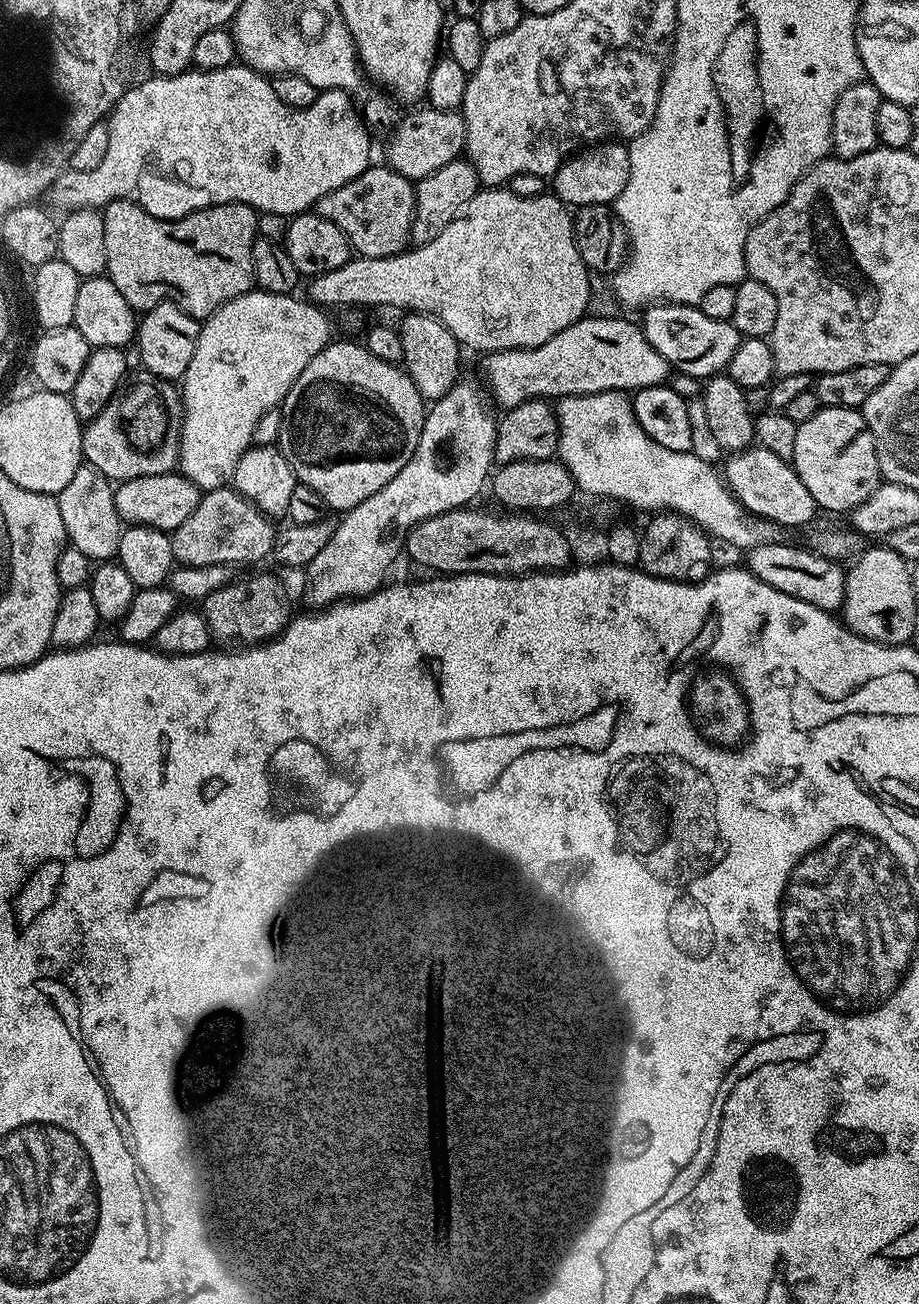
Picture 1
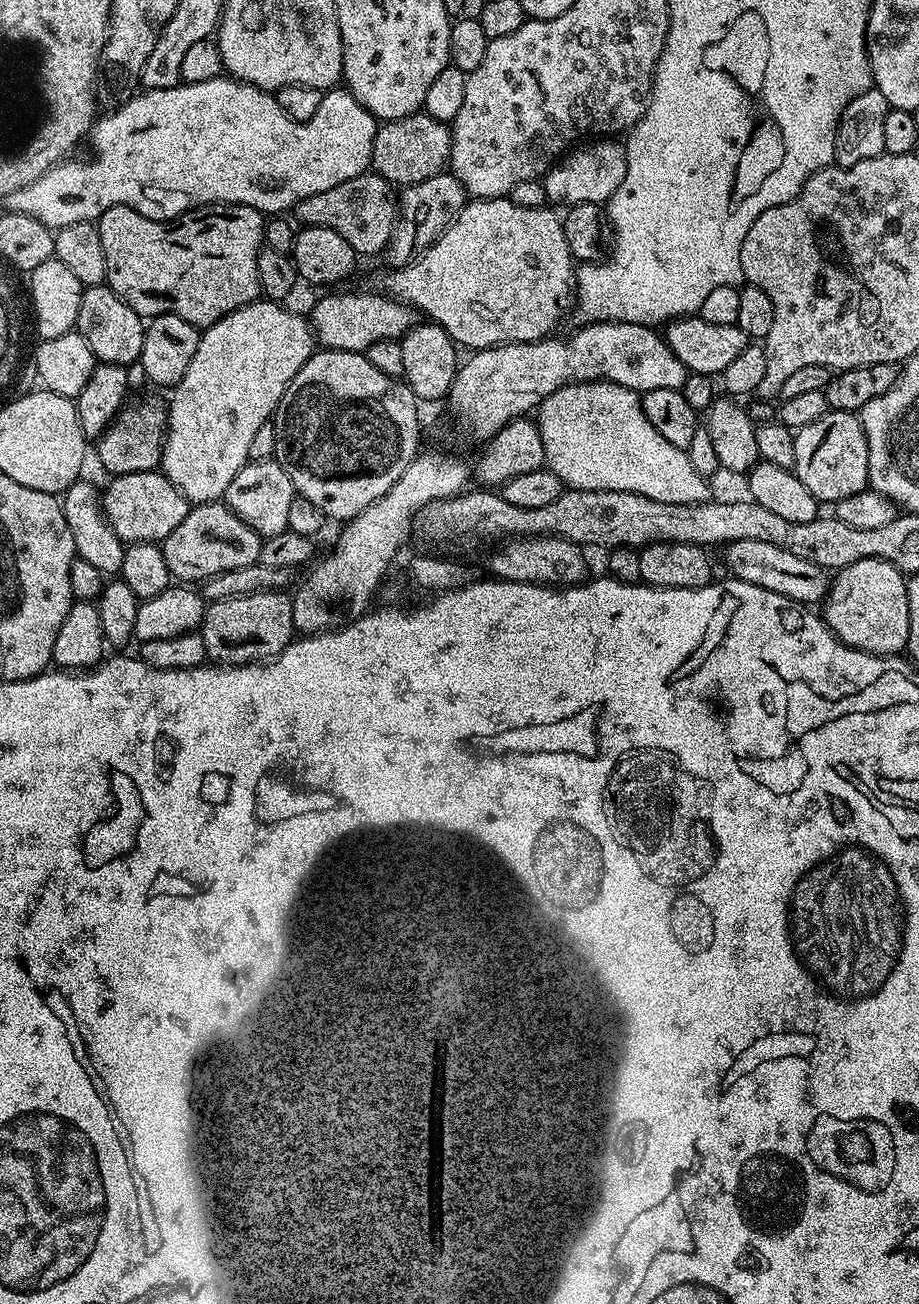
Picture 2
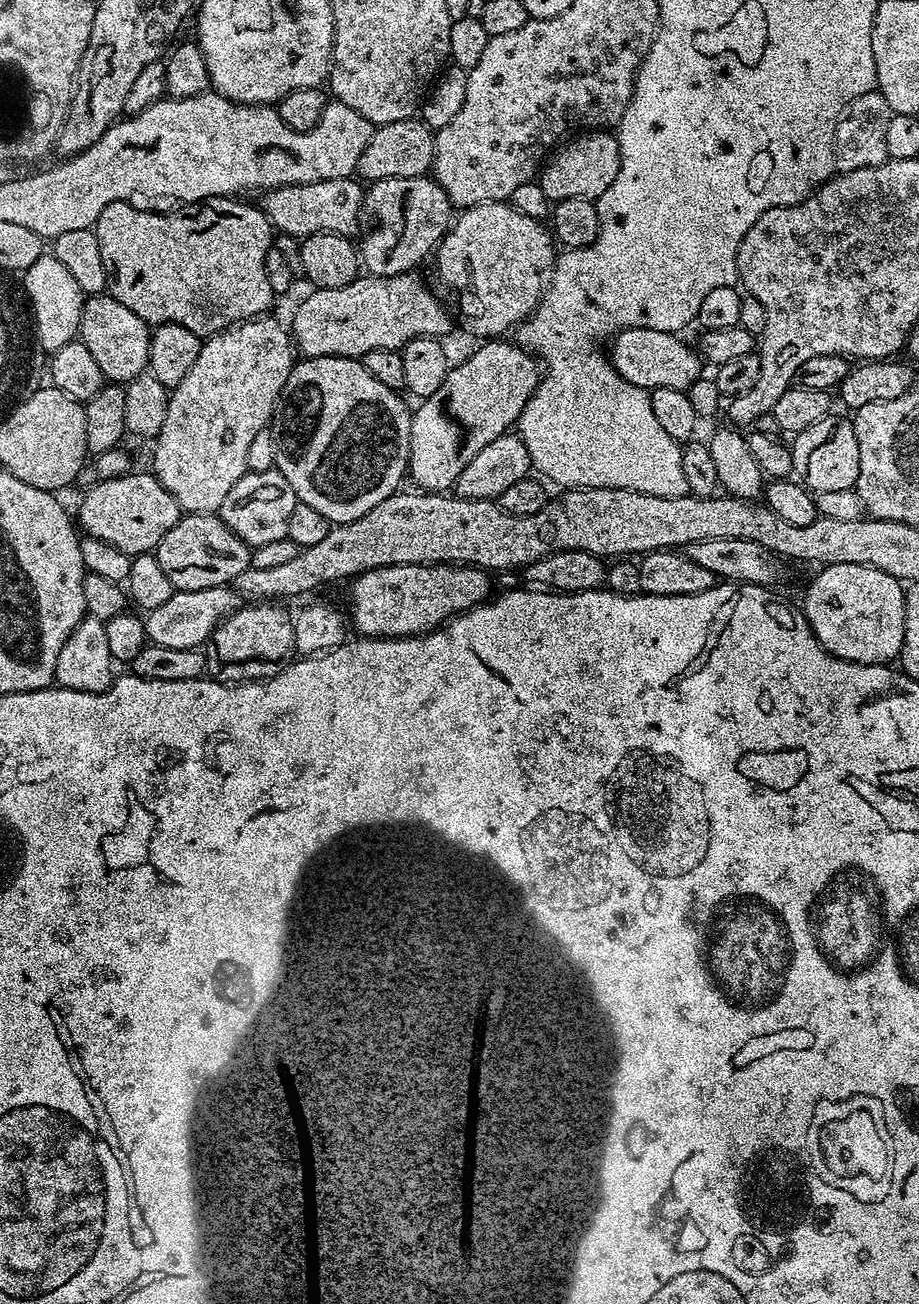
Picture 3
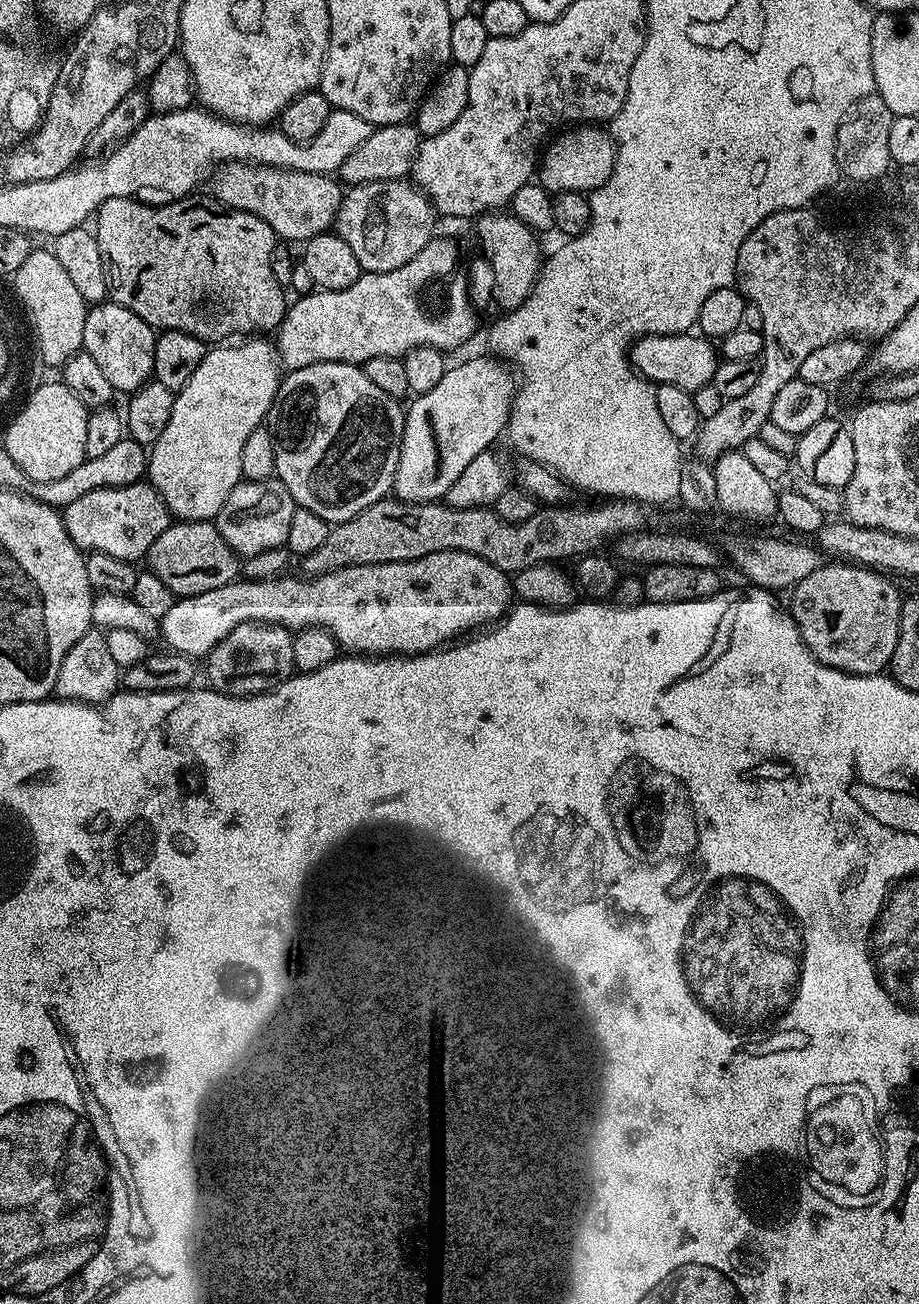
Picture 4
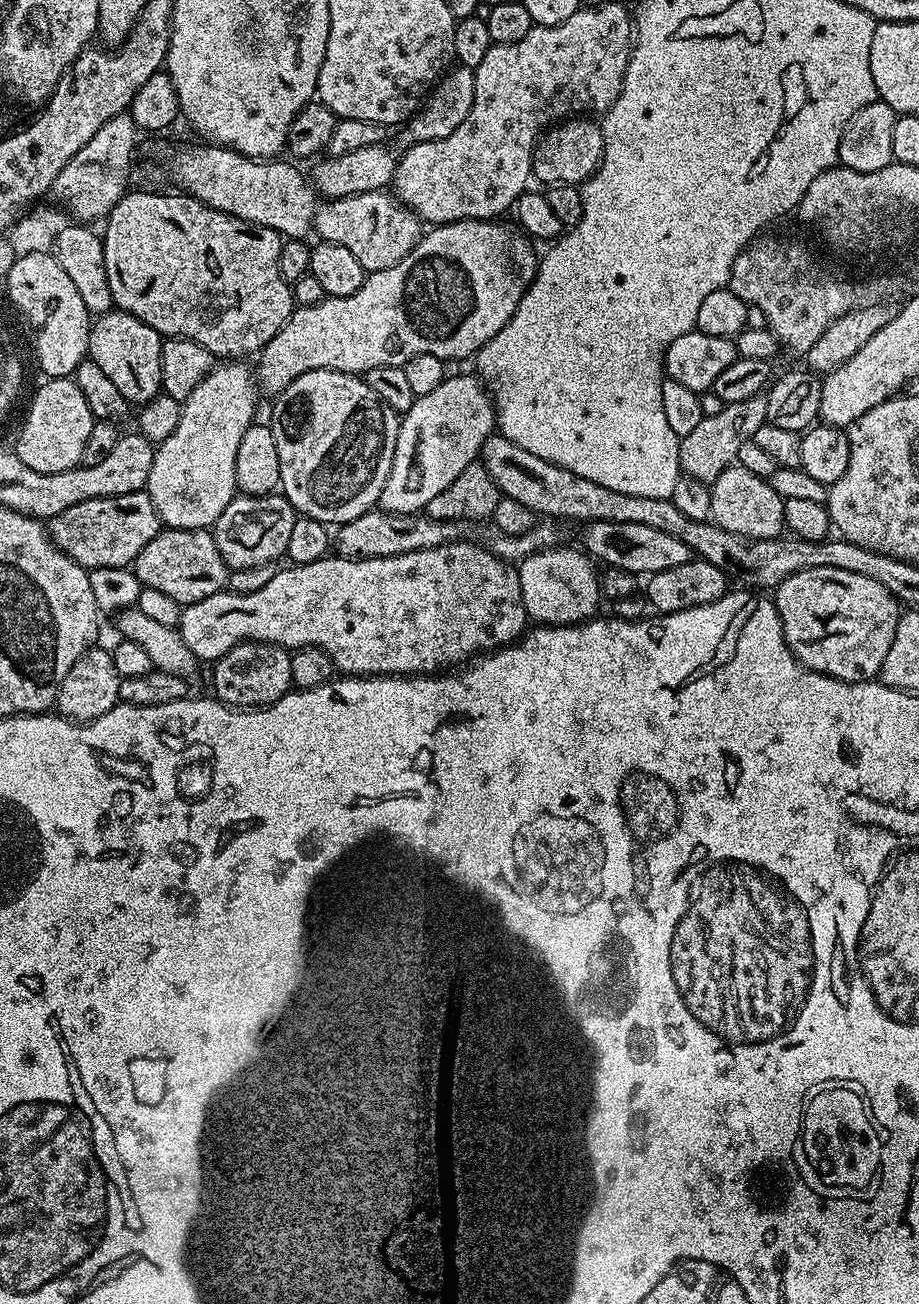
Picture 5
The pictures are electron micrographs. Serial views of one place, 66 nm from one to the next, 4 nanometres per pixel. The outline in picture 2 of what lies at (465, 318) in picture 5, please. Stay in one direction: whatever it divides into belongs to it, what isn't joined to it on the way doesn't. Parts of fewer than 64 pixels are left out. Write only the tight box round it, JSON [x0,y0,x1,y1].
[310,291,418,352]

